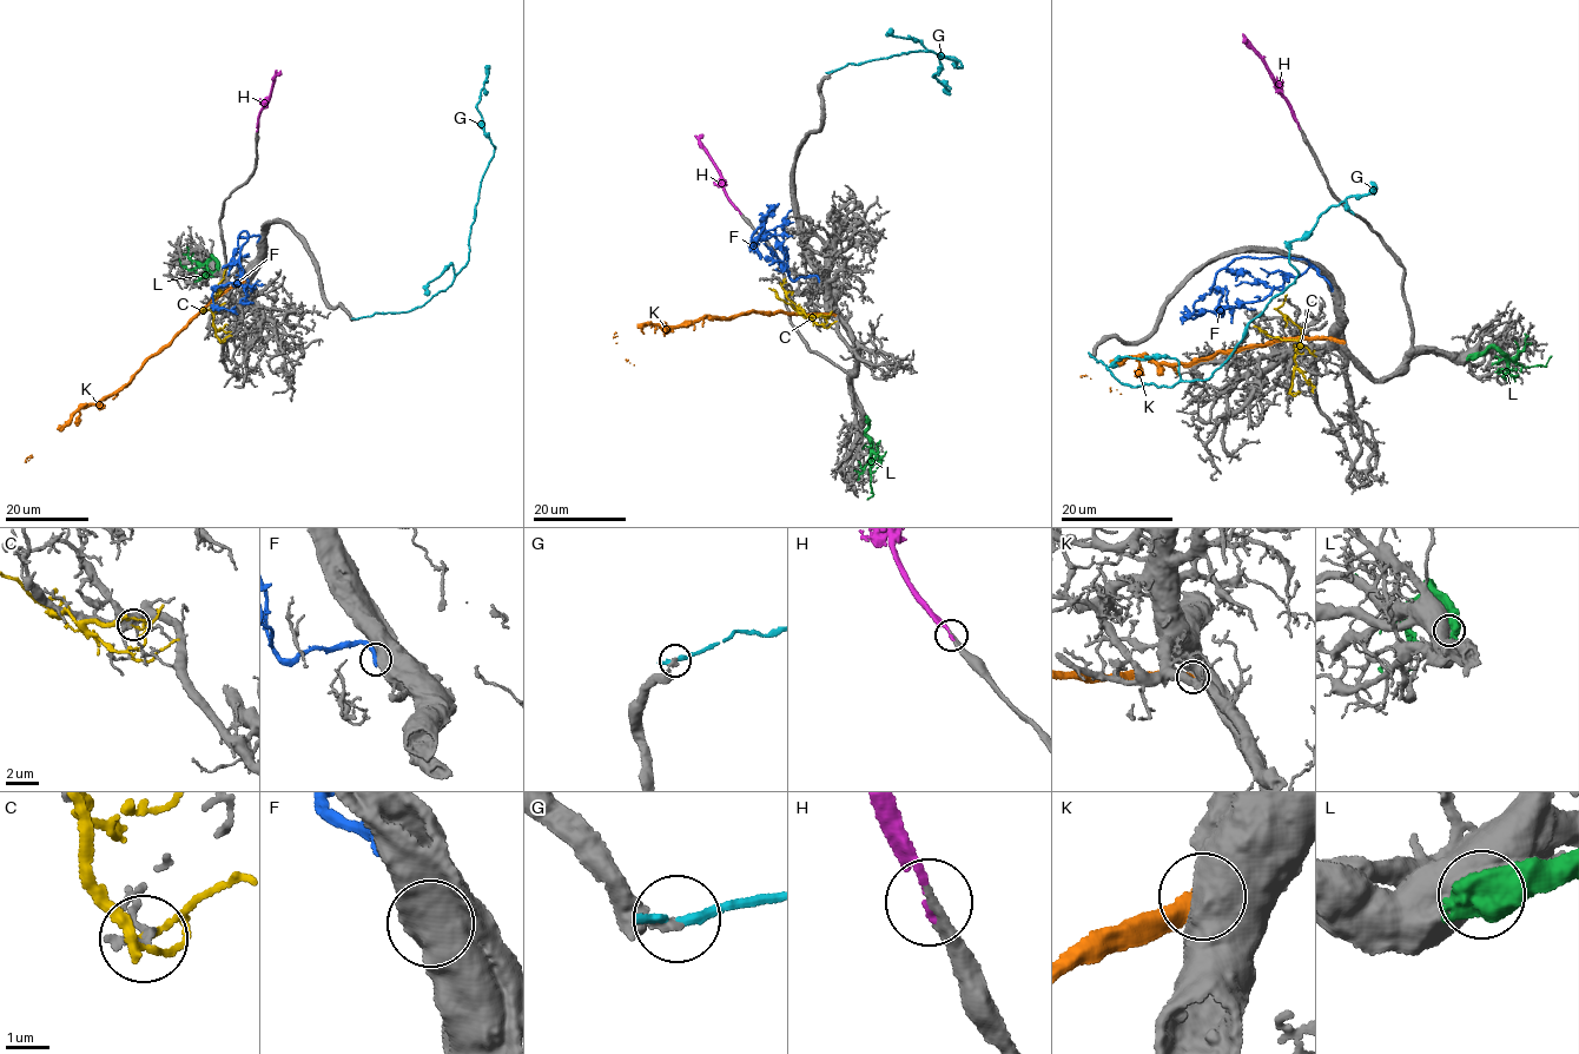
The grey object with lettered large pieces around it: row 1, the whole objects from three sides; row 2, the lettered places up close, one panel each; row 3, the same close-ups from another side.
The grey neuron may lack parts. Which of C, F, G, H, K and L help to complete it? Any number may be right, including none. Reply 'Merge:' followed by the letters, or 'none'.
Merge: H

